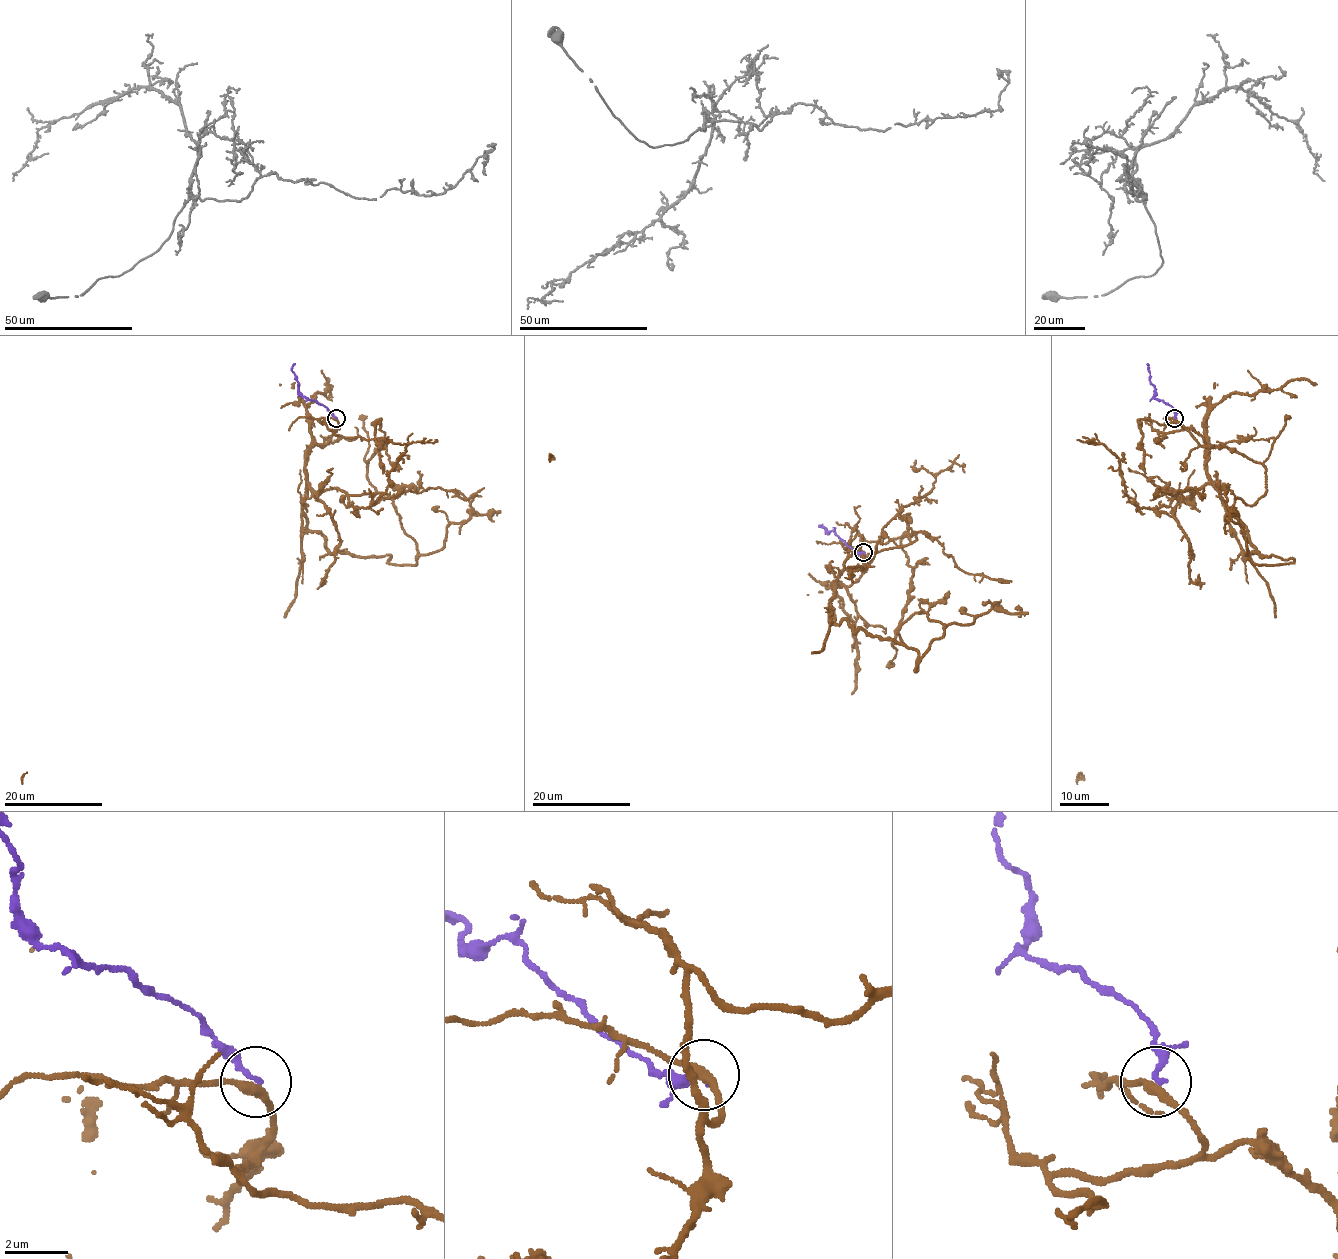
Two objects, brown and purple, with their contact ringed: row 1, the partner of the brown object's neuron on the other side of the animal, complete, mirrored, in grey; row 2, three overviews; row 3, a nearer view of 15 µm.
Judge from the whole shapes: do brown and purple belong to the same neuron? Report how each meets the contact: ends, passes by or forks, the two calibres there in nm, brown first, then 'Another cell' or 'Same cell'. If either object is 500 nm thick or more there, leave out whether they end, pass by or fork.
At the ring brown passes by. At the ring purple ends. Thickness 280 nm (brown) against 170 nm. Another cell

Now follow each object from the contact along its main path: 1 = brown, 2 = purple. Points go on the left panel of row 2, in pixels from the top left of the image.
1: (335, 418), (306, 465), (307, 527), (331, 553), (414, 565), (393, 502), (371, 504), (381, 418), (383, 474)
2: (335, 418), (298, 391), (292, 370), (294, 364)

